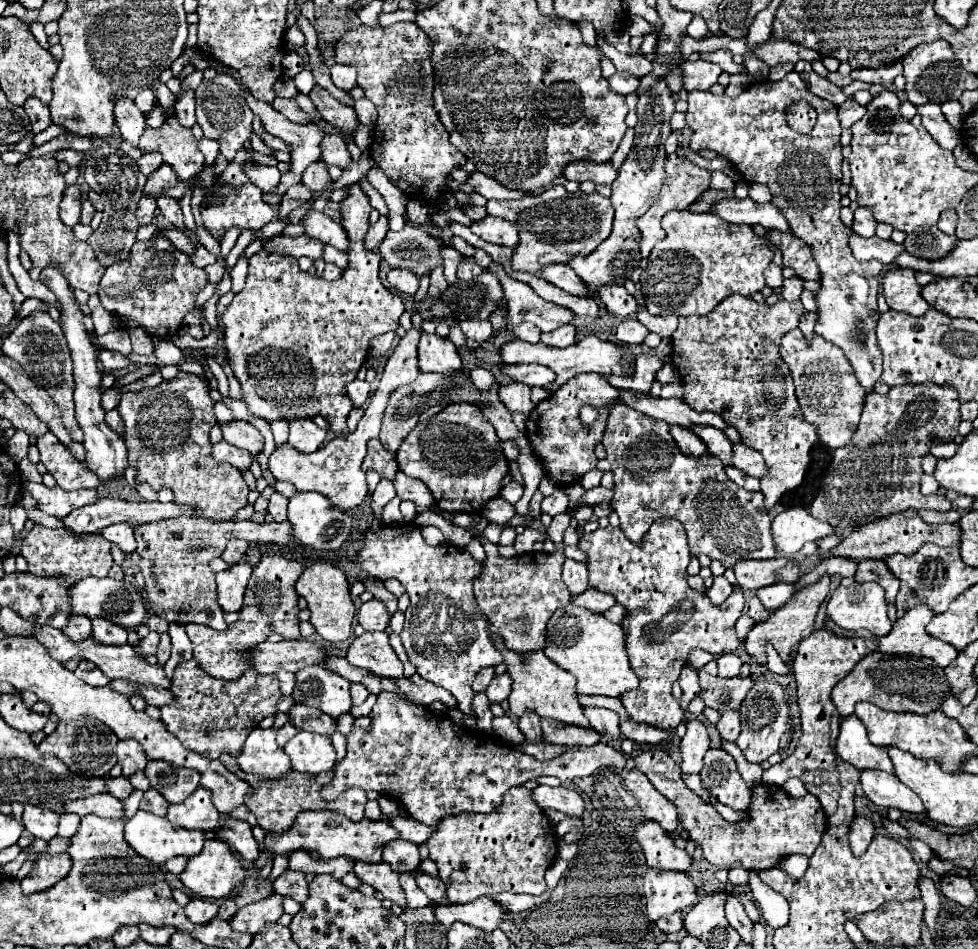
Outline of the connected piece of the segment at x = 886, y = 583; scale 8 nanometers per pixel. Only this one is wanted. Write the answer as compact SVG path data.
M864 559L864 561L860 561L854 579L858 583L868 583L868 581L878 583L886 591L888 605L894 605L896 603L900 581L884 567L884 561L876 561L876 559Z

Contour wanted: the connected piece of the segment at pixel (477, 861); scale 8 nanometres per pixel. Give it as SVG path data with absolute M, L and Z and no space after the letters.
M523 786L512 789L516 789L516 795L508 796L496 811L448 815L428 837L430 859L436 861L452 903L468 903L480 895L504 891L540 895L546 889L544 875L558 855L556 827L534 801L530 789Z

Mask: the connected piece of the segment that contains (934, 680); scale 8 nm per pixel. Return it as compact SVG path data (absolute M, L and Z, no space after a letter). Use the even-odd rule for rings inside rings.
M868 653L854 671L844 677L832 691L832 699L840 715L852 715L858 701L874 703L888 711L910 711L916 715L928 715L942 707L944 699L950 695L950 683L946 679L944 667L938 667L934 659L910 657L910 655L884 655Z

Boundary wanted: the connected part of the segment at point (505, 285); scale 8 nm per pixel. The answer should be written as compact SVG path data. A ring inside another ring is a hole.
M490 263L488 271L498 277L504 291L504 299L508 301L508 325L500 329L500 333L506 333L512 323L520 321L530 321L540 331L552 331L564 323L572 323L574 313L570 309L544 301L528 283L512 279L498 263Z

